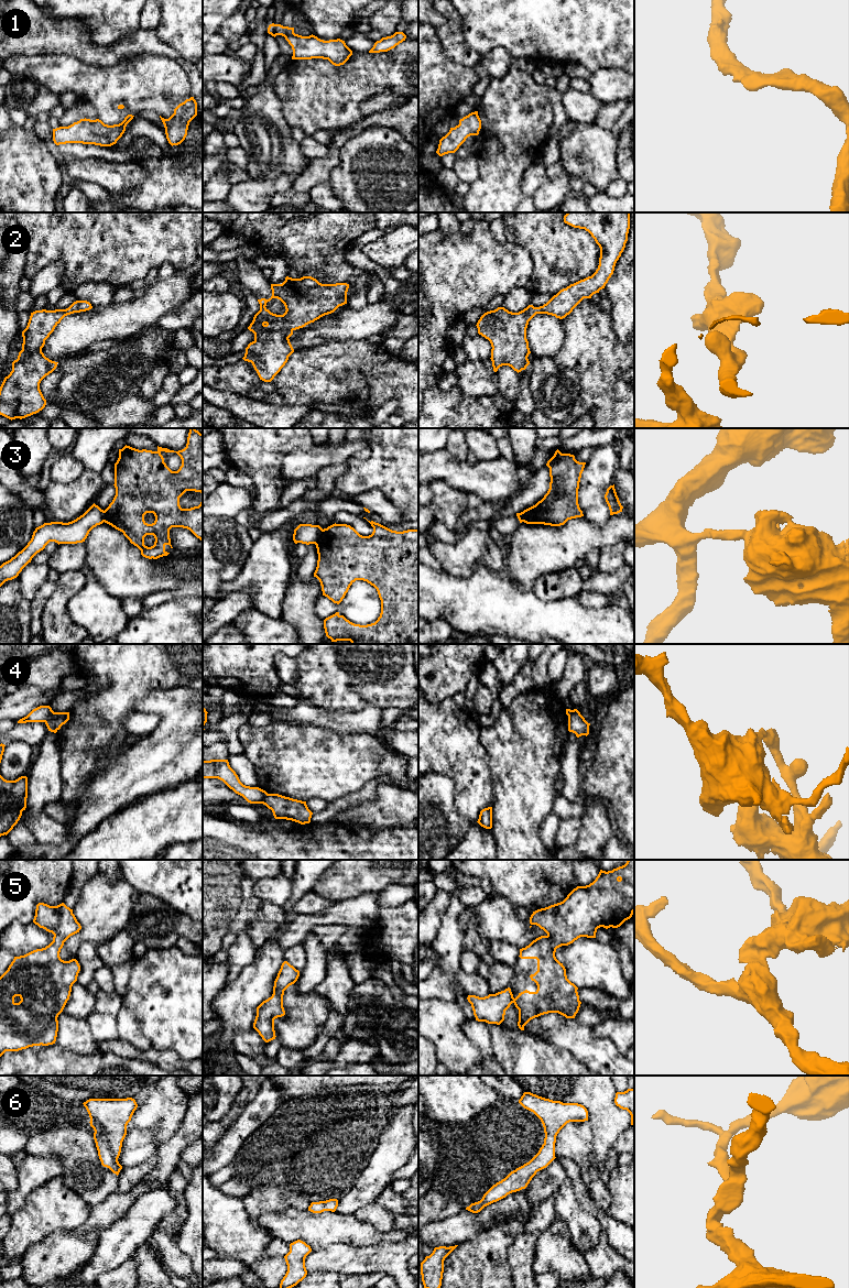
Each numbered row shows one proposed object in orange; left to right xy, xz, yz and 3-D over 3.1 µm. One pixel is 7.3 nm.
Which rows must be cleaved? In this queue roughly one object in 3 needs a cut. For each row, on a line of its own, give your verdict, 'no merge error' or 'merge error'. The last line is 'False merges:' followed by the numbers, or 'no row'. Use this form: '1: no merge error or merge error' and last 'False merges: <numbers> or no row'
1: no merge error
2: no merge error
3: merge error
4: merge error
5: no merge error
6: no merge error
False merges: 3, 4

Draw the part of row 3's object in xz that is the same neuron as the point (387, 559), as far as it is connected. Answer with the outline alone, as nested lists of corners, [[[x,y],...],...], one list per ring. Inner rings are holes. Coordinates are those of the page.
[[[363,517],[366,519],[366,517]],[[366,519],[367,520],[367,519]],[[367,520],[368,521],[368,520]],[[368,521],[371,526],[373,527],[373,532],[371,535],[369,536],[362,536],[360,535],[353,527],[351,527],[350,525],[347,525],[347,524],[333,524],[330,526],[328,526],[327,528],[324,528],[319,535],[319,538],[317,541],[317,543],[315,544],[316,545],[316,548],[317,548],[317,554],[318,554],[318,560],[317,560],[317,567],[316,567],[316,570],[314,572],[314,577],[316,577],[319,582],[320,582],[320,586],[322,586],[322,591],[323,591],[323,596],[327,597],[329,600],[331,600],[334,603],[337,603],[339,604],[342,599],[345,598],[346,593],[348,592],[350,586],[356,581],[356,580],[363,580],[363,581],[367,581],[368,583],[370,583],[371,586],[373,586],[377,591],[378,591],[378,594],[379,594],[379,598],[381,600],[381,613],[380,613],[380,616],[378,618],[378,620],[374,622],[374,623],[371,623],[371,624],[367,624],[367,625],[360,625],[360,624],[355,624],[352,622],[350,622],[349,620],[347,620],[344,615],[340,615],[339,612],[336,612],[335,614],[326,618],[324,620],[324,629],[325,629],[325,633],[326,633],[326,636],[328,638],[331,640],[331,642],[337,642],[337,641],[350,641],[351,644],[418,644],[418,530],[407,530],[407,531],[403,531],[403,532],[396,532],[396,531],[392,531],[379,523],[375,523],[373,521]]]

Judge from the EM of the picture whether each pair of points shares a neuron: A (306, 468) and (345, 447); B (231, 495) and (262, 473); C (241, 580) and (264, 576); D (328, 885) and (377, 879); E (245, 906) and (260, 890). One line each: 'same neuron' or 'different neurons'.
A: same neuron
B: different neurons
C: same neuron
D: same neuron
E: different neurons

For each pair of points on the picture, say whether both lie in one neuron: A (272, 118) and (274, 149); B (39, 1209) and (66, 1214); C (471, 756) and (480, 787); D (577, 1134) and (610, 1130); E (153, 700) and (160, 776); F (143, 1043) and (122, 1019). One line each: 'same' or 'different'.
A: same
B: same
C: same
D: different
E: same
F: same

